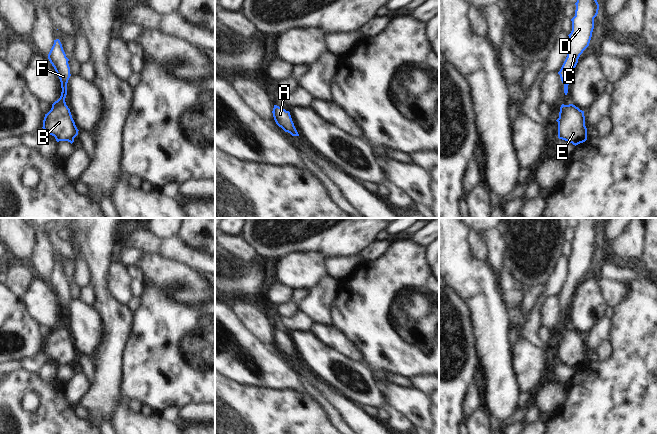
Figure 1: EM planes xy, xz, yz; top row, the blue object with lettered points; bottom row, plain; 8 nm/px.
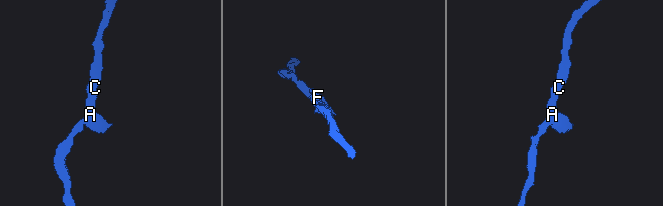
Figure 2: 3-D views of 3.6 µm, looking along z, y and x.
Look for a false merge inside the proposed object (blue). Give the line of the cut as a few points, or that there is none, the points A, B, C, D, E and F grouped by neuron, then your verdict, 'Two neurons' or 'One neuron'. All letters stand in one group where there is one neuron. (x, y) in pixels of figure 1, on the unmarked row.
No split. Groups: A B C D E F. One neuron.

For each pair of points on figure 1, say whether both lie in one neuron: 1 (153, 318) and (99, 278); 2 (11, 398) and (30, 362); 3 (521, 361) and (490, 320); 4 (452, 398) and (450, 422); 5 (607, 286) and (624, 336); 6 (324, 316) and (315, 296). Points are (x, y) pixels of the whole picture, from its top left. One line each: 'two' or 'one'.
1: two
2: two
3: two
4: one
5: two
6: one

